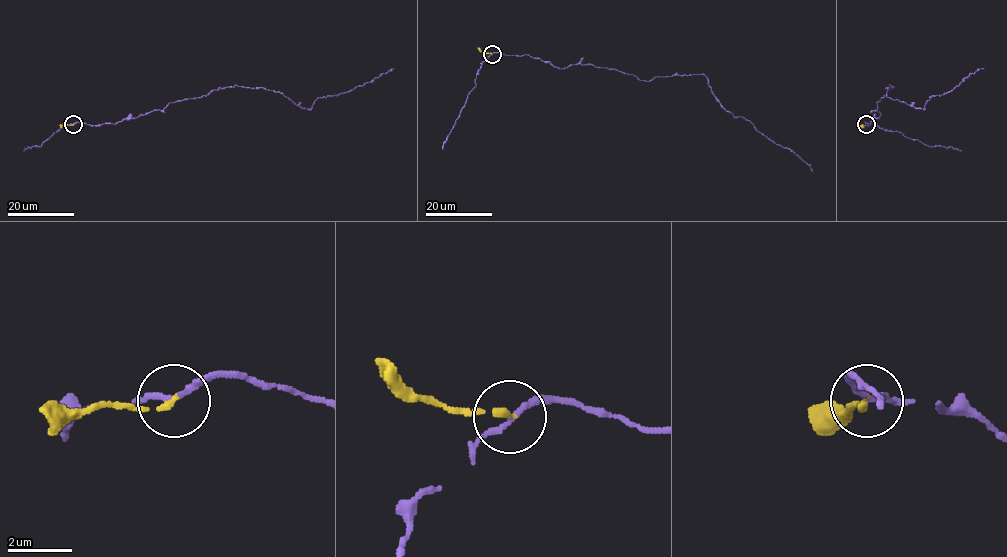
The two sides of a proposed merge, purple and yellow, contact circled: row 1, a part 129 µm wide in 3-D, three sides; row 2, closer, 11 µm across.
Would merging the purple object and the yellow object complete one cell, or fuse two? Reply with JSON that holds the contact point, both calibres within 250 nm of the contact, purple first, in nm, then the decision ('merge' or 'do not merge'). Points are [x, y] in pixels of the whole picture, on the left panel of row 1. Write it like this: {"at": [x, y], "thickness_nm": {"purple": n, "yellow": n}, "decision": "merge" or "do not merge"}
{"at": [73, 124], "thickness_nm": {"purple": 150, "yellow": 180}, "decision": "do not merge"}

